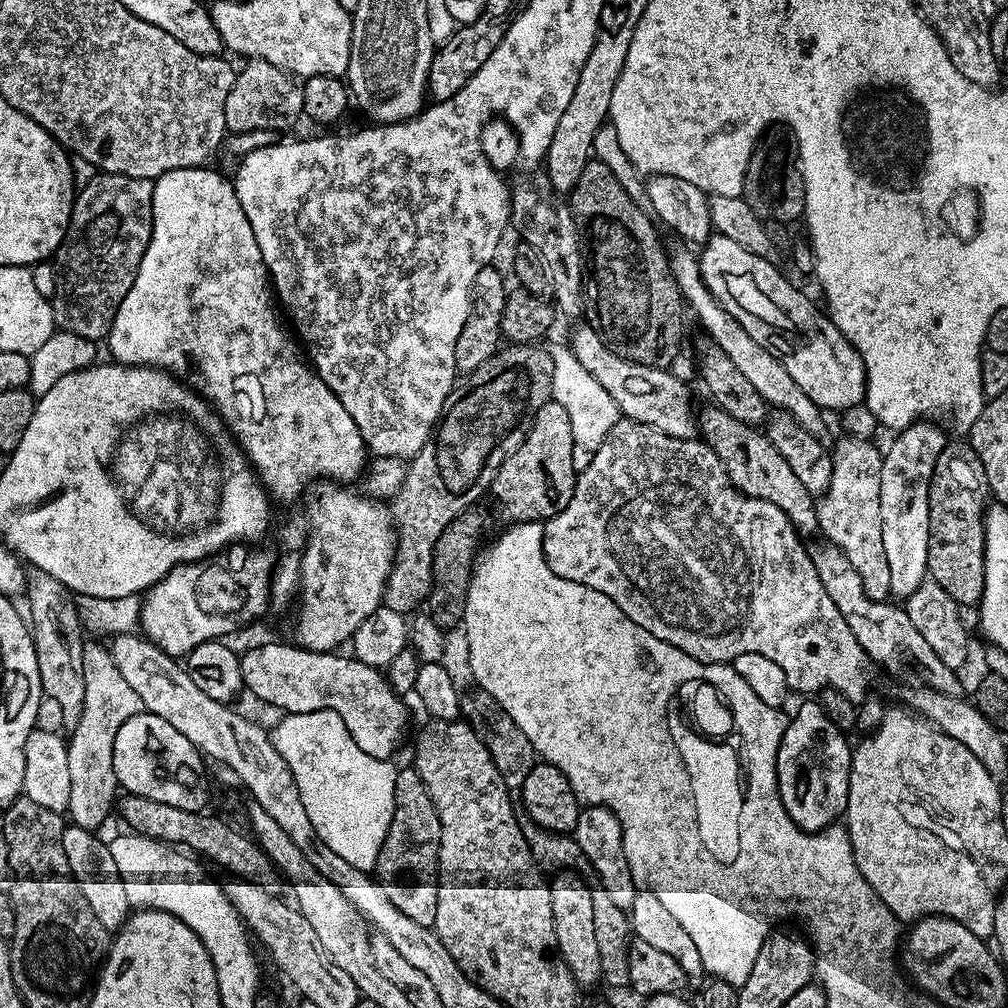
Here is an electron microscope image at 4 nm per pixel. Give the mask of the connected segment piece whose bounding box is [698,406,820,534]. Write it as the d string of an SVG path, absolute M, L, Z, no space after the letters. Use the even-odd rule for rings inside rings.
M715 406L699 409L698 432L704 443L709 444L728 471L728 477L737 492L742 496L753 496L759 500L778 506L788 515L789 522L796 527L797 533L816 532L820 523L816 517L816 500L802 486L802 481L790 470L786 458L768 441L767 435L759 427L738 422L726 410Z

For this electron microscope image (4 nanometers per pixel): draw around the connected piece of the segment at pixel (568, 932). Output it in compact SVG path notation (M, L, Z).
M572 870L555 873L550 887L550 910L554 910L554 934L558 954L566 962L570 974L581 989L588 990L602 980L602 958L598 954L598 938L594 931L594 898L591 887L579 880Z

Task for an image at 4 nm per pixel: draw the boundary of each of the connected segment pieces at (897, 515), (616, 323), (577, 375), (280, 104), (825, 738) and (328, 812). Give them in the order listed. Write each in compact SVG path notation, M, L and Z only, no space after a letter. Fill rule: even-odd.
M917 422L911 424L909 428L899 429L895 433L896 436L889 446L888 452L883 453L884 461L882 462L882 494L880 501L882 502L882 546L886 549L886 562L890 565L890 590L892 596L896 598L906 598L910 594L914 594L914 590L918 590L918 586L928 576L928 543L930 542L930 482L934 474L934 466L938 462L938 454L942 454L942 450L950 442L949 437L944 437L944 432L939 428L936 422Z
M589 159L570 193L584 257L583 315L588 316L587 327L594 329L614 354L630 362L671 369L684 340L686 305L668 264L669 253L666 248L664 252L653 217L632 201L611 166L596 159Z
M556 344L551 345L550 351L554 362L552 399L557 400L562 410L566 410L567 416L570 417L570 426L576 439L577 449L594 450L607 438L608 431L622 418L620 408L614 402L614 398L606 394L602 382L598 382L598 378L594 378L594 374L590 374L590 370L582 366L582 362L578 362L571 347L564 345L563 348L562 345Z
M249 59L243 69L237 71L236 81L226 94L226 126L228 132L235 134L239 132L250 132L258 130L274 131L283 133L283 128L288 128L296 119L304 116L304 90L301 81L293 76L291 72L284 72L278 66L270 66L265 60Z
M805 700L808 701L796 713L791 713L782 742L776 746L776 791L790 818L803 832L821 832L847 813L853 745L848 744L849 737L824 713L819 702Z
M330 710L318 713L285 715L284 721L270 732L273 746L285 759L290 774L298 786L302 803L306 808L311 825L318 832L318 837L330 849L334 850L343 861L350 862L352 867L371 873L376 867L376 859L382 850L386 830L390 830L390 818L394 814L394 782L397 765L391 759L379 760L370 757L354 744L346 722Z

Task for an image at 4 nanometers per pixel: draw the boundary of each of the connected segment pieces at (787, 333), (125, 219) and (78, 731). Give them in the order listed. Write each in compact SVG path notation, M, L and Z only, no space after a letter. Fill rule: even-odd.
M719 234L713 235L703 245L702 251L698 259L702 278L710 294L714 294L714 298L724 307L726 314L730 314L730 318L734 318L738 326L742 326L742 330L746 330L746 334L750 334L750 338L758 342L758 346L770 350L779 358L782 366L786 366L786 374L790 374L790 378L794 378L794 382L798 382L798 386L802 386L802 390L810 394L810 398L821 410L833 408L836 414L840 414L845 408L852 408L855 404L864 404L866 370L862 358L858 350L854 350L852 343L844 337L842 330L834 326L832 317L821 305L819 308L806 293L799 292L771 264L771 259L758 254L750 254L750 250L742 250L742 246L738 246L738 242L730 238Z
M100 172L77 191L72 202L72 216L68 220L68 233L60 243L60 249L54 253L56 281L51 302L59 331L81 335L93 342L107 337L114 314L118 314L118 306L122 306L122 298L126 298L130 286L134 286L142 254L146 254L150 242L152 185L153 181L130 178L121 172Z
M85 643L82 666L86 682L82 718L71 729L72 737L69 735L66 740L70 758L70 802L67 815L71 823L80 828L100 830L104 819L111 812L113 815L118 800L118 783L112 769L114 740L122 724L145 709L136 691L118 672L104 644Z

